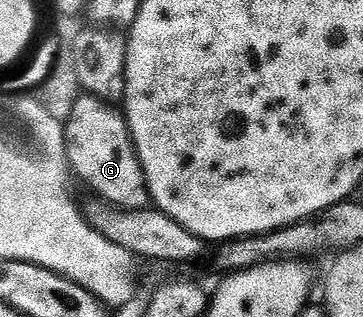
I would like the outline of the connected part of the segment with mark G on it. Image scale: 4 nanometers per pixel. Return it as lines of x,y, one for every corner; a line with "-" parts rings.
84,93
62,123
62,150
71,174
93,191
93,196
125,211
138,211
150,203
144,170
136,156
128,122
115,106

